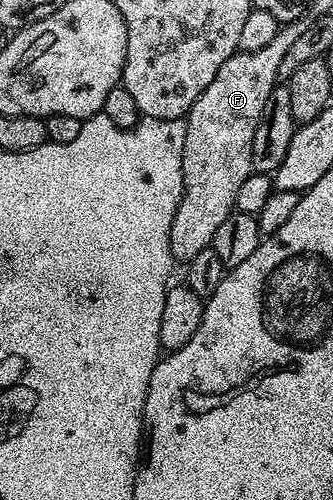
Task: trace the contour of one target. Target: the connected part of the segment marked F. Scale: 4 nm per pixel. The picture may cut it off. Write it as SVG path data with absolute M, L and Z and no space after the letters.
M302 20L283 25L276 32L272 44L267 47L256 52L243 50L224 60L220 72L212 76L212 84L208 84L208 88L200 92L196 104L192 104L184 119L184 192L170 229L170 251L175 263L189 264L199 252L211 249L220 224L224 224L224 220L228 220L228 216L235 213L236 191L244 184L244 180L248 180L248 176L254 173L252 140L256 140L256 128L260 124L260 116L264 116L264 104L268 104L268 96L272 96L279 81L280 62L284 60L284 56L288 56L288 50L292 48L292 44L296 44L296 40L300 40L306 28L307 23Z

